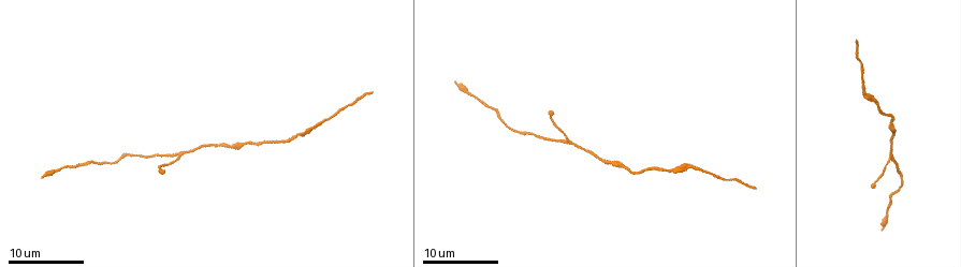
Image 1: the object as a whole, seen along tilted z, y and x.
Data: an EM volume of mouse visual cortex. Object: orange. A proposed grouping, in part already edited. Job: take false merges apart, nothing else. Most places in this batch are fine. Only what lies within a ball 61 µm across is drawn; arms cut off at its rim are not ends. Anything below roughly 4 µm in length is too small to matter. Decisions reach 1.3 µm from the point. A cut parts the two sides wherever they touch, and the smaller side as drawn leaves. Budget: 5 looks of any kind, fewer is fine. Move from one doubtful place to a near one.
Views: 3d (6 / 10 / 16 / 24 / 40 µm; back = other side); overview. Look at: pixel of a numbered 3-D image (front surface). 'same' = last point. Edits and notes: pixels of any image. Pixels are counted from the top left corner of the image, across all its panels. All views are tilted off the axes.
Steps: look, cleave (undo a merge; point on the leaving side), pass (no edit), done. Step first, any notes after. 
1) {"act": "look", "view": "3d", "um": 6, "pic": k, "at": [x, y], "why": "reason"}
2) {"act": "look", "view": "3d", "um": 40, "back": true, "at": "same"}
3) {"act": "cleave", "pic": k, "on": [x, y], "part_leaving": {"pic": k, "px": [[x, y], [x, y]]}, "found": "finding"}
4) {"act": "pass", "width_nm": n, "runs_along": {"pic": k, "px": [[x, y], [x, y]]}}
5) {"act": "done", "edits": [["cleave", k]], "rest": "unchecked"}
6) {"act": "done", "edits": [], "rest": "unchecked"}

{"act": "look", "view": "3d", "um": 16, "pic": 1, "at": [902, 179], "why": "calibre changes"}

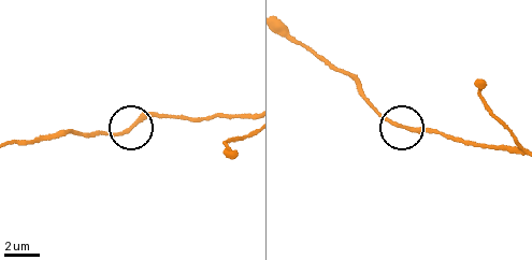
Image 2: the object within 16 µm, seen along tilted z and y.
{"act": "look", "view": "3d", "um": 6, "pic": 2, "at": [403, 126]}

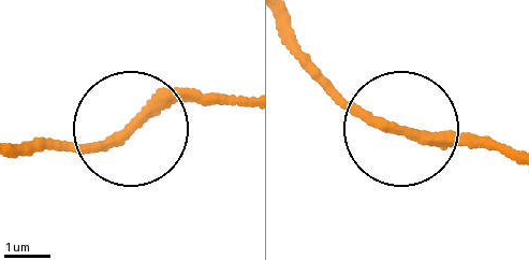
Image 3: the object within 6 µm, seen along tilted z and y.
{"act": "pass", "width_nm": 190, "runs_along": {"pic": 3, "px": [[516, 163], [383, 125], [296, 55]]}, "found": "one neuron here"}

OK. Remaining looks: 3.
{"act": "look", "view": "3d", "um": 6, "pic": 1, "at": [566, 139], "why": "three-way junction"}

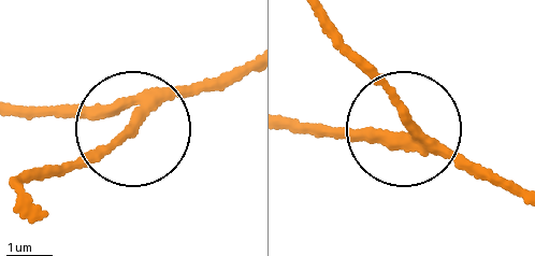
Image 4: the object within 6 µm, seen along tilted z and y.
{"act": "pass", "runs_along": {"pic": 4, "px": [[245, 62], [69, 172]]}, "found": "one neuron here"}

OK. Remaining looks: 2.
{"act": "look", "view": "3d", "um": 6, "pic": 1, "at": [219, 146], "why": "sudden change in width"}

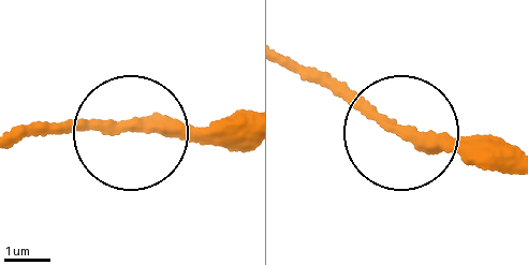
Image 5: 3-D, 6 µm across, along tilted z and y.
{"act": "look", "view": "3d", "um": 6, "back": true, "pic": 5, "at": [146, 123]}

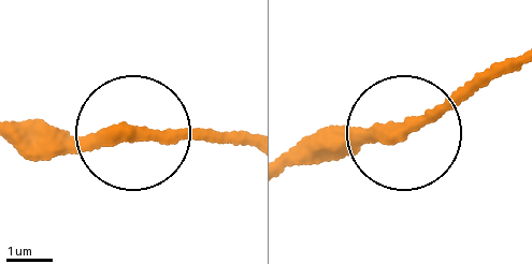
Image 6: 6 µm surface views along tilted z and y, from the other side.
{"act": "pass", "runs_along": {"pic": 6, "px": [[206, 129], [36, 135]]}, "found": "one neuron here"}

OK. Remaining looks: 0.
{"act": "done", "edits": [], "rest": "unchecked"}

